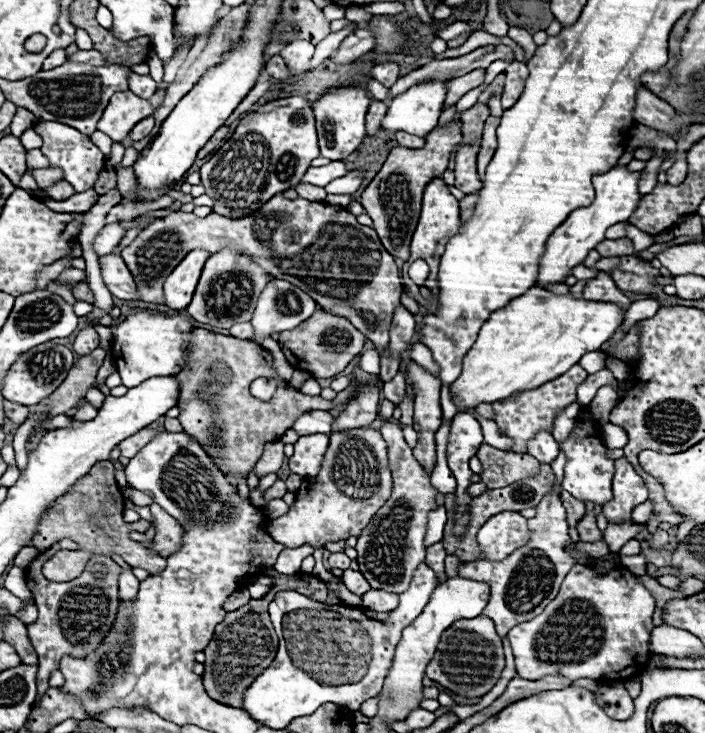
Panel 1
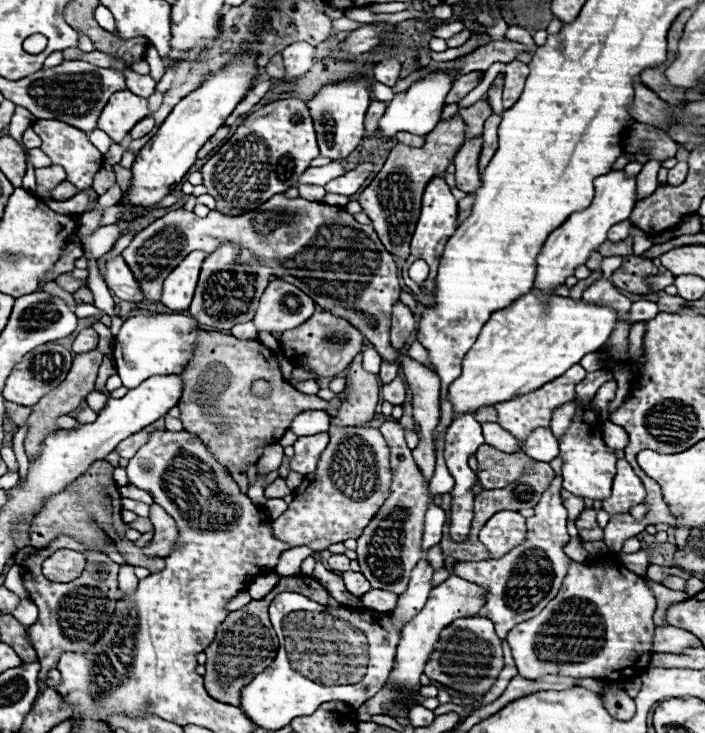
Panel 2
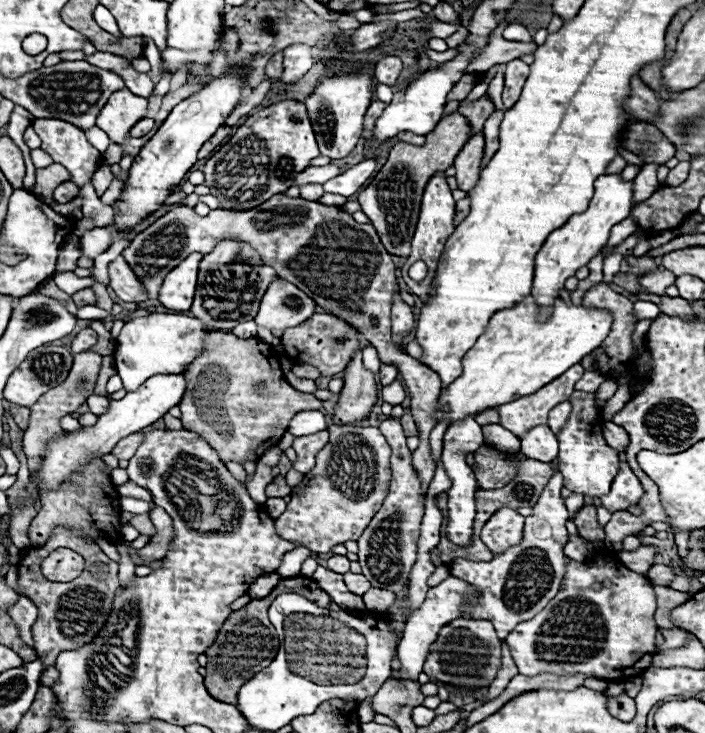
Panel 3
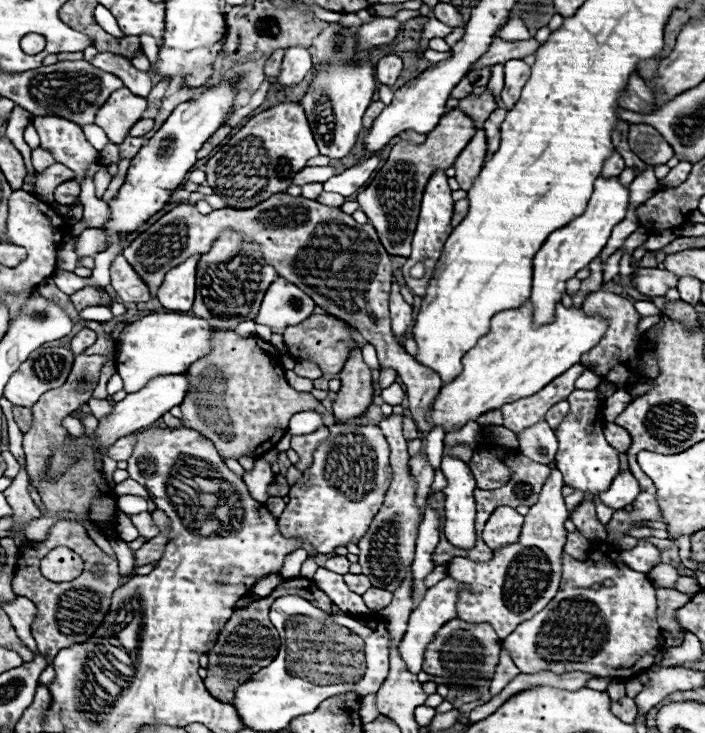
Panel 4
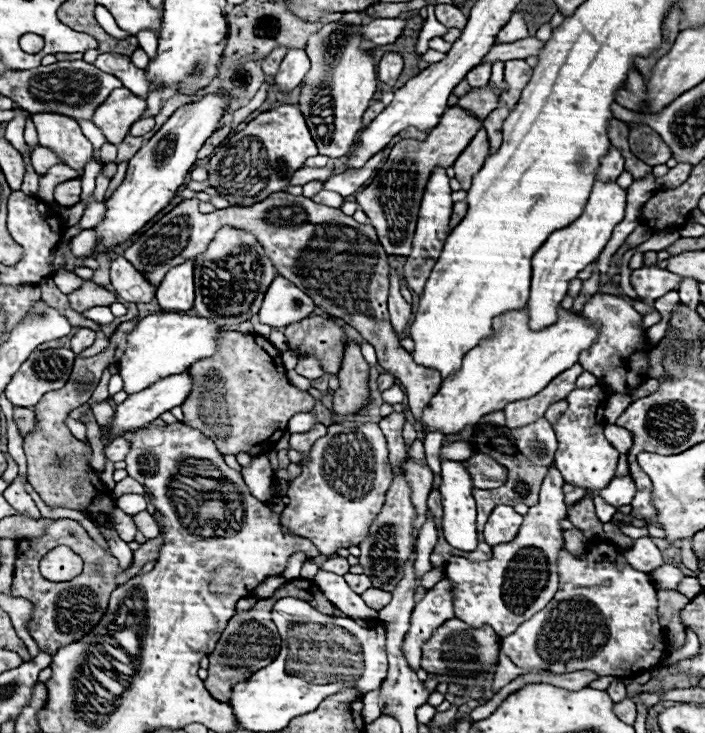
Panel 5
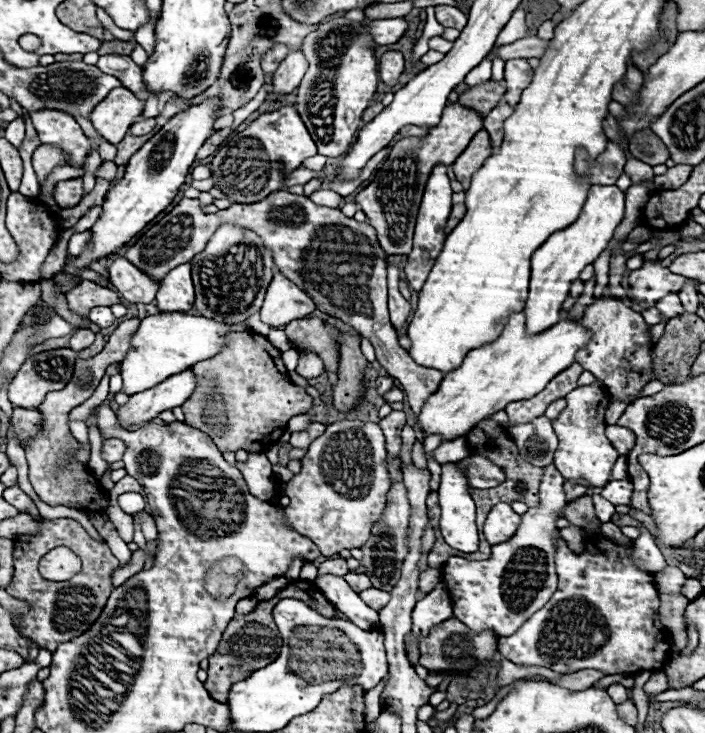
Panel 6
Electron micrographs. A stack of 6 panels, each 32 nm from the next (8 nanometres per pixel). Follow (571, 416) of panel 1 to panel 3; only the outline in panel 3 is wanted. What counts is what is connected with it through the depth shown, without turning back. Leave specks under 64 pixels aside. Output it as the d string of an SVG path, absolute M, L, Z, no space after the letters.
M562 402L562 404L558 404L556 408L552 408L552 410L550 410L548 426L552 428L552 432L554 432L554 434L560 434L560 432L562 432L564 424L566 424L566 422L568 422L568 418L570 418L570 412L572 412L570 402Z

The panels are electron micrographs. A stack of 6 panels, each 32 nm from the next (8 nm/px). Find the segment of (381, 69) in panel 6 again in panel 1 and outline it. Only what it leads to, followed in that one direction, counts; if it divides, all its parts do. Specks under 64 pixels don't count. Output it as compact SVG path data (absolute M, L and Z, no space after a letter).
M384 62L372 68L372 78L378 80L380 84L384 84L386 88L390 88L396 80L398 80L398 64L394 62Z

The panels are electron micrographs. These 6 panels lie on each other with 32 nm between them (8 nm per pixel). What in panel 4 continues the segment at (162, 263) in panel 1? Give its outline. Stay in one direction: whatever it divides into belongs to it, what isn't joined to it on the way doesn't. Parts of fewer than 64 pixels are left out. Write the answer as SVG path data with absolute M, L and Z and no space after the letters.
M282 192L270 196L268 200L264 200L264 204L258 204L256 208L220 208L212 210L206 216L198 214L196 206L178 204L174 210L154 222L146 232L142 232L122 252L122 256L144 280L150 290L150 296L156 298L164 274L174 266L182 264L182 260L186 260L188 256L208 252L224 230L248 236L252 244L260 246L264 260L276 268L278 276L304 290L328 314L356 328L376 348L380 364L398 372L398 378L406 386L412 418L418 424L418 430L422 432L422 450L420 454L410 458L410 468L418 484L416 502L424 510L428 490L434 480L434 468L428 462L426 454L426 436L432 430L432 424L426 420L426 414L432 410L432 402L442 388L442 380L438 372L422 366L420 362L416 362L414 356L406 354L406 350L392 336L388 302L394 280L394 268L390 262L390 254L384 250L376 236L376 230L370 224L354 222L354 218L350 214L344 214L340 208L330 208L318 204L316 200L306 200L302 196L292 198Z

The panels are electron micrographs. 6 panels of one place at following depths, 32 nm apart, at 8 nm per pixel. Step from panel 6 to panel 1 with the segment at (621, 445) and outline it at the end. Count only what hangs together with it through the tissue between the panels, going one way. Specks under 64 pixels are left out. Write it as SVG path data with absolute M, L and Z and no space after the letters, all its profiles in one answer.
M614 424L602 426L600 436L602 436L604 446L608 446L608 448L624 448L628 442L628 434L620 426L614 426Z

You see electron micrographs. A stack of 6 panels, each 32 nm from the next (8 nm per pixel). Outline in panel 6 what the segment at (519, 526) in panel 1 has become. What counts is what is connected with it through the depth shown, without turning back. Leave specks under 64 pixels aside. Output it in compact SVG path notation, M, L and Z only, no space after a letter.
M503 502L496 504L488 513L484 524L486 542L494 546L510 540L516 534L520 520L522 520L520 514L516 514L509 504Z

